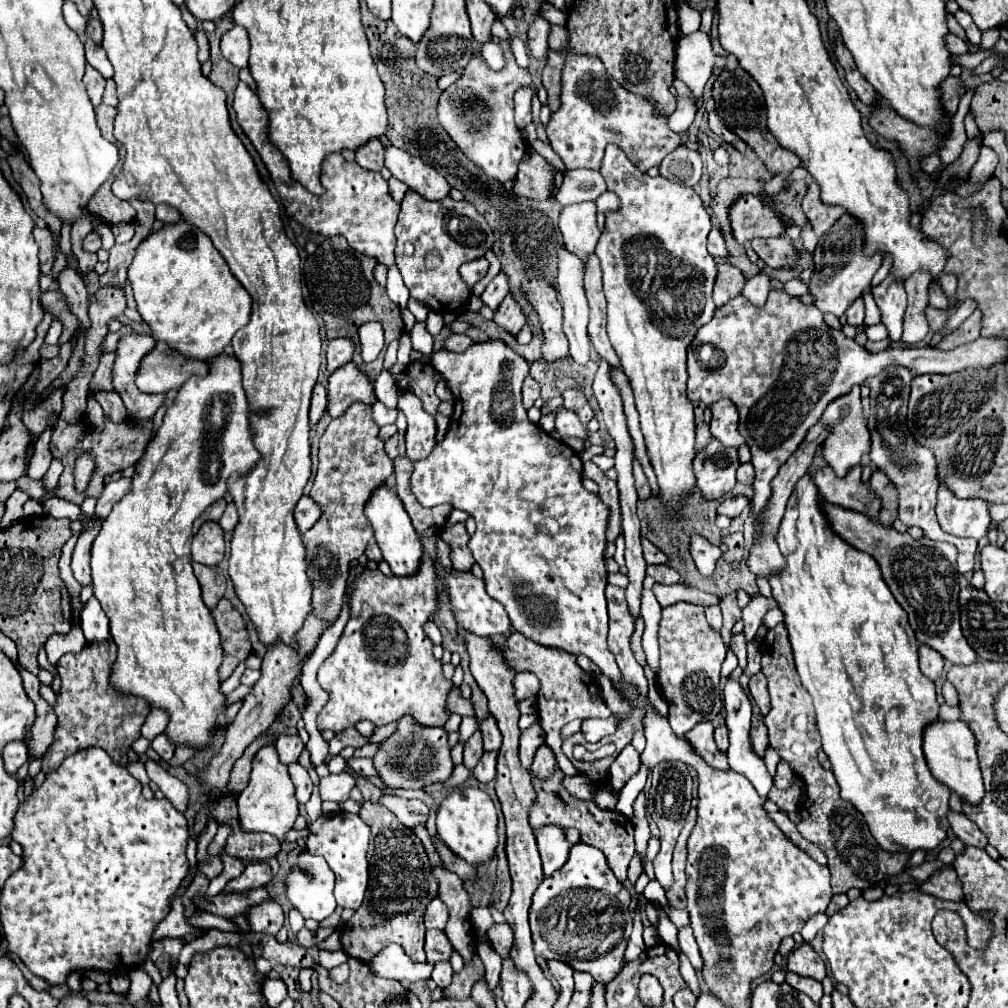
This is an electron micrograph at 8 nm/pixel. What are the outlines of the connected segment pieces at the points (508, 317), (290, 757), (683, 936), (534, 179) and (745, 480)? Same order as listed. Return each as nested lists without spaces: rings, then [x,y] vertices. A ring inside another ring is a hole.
[[[507,293],[505,299],[501,301],[501,305],[497,307],[497,311],[495,311],[495,319],[493,319],[493,321],[495,321],[497,325],[501,325],[503,329],[511,331],[513,335],[517,335],[519,329],[525,325],[527,317],[525,317],[525,313],[521,311],[519,303],[513,299],[513,295]]]
[[[279,735],[277,741],[275,741],[275,747],[277,747],[281,763],[289,765],[289,763],[293,763],[293,761],[299,759],[303,743],[301,743],[299,735]]]
[[[681,927],[679,933],[677,933],[677,939],[679,939],[679,949],[681,949],[681,953],[685,953],[685,955],[689,957],[689,961],[691,961],[691,965],[693,965],[697,971],[701,971],[703,959],[701,959],[701,955],[699,955],[695,937],[693,937],[693,933],[691,933],[691,927]]]
[[[529,149],[529,153],[531,155],[525,155],[521,161],[511,193],[517,197],[527,197],[531,201],[547,201],[553,181],[553,167],[541,155],[533,153],[533,149]]]
[[[751,462],[739,467],[739,471],[737,471],[737,481],[743,483],[743,485],[753,485],[753,481],[755,481],[755,471]]]

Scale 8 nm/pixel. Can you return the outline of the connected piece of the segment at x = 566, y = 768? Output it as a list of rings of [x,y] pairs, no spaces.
[[[511,633],[507,637],[507,643],[503,647],[503,655],[505,661],[515,669],[515,671],[533,671],[539,681],[541,681],[541,689],[537,695],[537,709],[539,709],[539,719],[541,719],[541,727],[545,731],[545,743],[553,749],[555,759],[557,759],[557,767],[573,777],[573,775],[583,775],[577,767],[573,767],[573,763],[563,755],[561,751],[561,729],[573,721],[573,719],[589,719],[589,718],[608,718],[612,715],[610,710],[605,707],[601,695],[599,695],[599,687],[595,677],[591,677],[589,673],[585,673],[577,661],[575,655],[569,655],[567,651],[561,649],[553,649],[553,647],[543,647],[527,637],[523,637],[521,633]]]

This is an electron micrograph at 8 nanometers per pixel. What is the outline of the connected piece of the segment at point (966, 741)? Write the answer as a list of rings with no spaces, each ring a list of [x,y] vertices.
[[[941,717],[935,719],[923,731],[923,753],[937,781],[945,783],[951,791],[955,791],[961,799],[965,799],[971,805],[977,805],[983,799],[985,789],[977,759],[977,739],[969,725],[965,725],[963,721],[943,721]]]

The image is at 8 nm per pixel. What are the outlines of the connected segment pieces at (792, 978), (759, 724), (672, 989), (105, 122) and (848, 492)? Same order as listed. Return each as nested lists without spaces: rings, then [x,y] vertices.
[[[787,973],[787,983],[791,987],[795,987],[797,991],[809,995],[815,1003],[821,1001],[823,997],[823,989],[821,989],[821,983],[815,981],[815,979],[809,979],[809,977],[801,977],[801,975],[795,975],[795,973]]]
[[[753,703],[753,721],[751,721],[751,741],[753,741],[753,751],[765,757],[765,751],[769,747],[769,737],[767,737],[767,727],[763,723],[763,715],[759,713],[759,707]]]
[[[653,947],[653,949],[643,953],[643,959],[631,961],[631,963],[625,965],[625,969],[629,969],[629,973],[631,973],[631,977],[629,977],[631,985],[637,985],[639,975],[643,975],[643,973],[655,975],[659,979],[663,991],[665,991],[665,995],[663,995],[665,997],[665,1005],[669,1003],[669,1007],[673,1007],[673,995],[681,987],[685,987],[685,981],[683,981],[681,973],[679,973],[679,955],[677,955],[677,951],[667,949],[667,947],[665,949]]]
[[[101,103],[101,107],[95,107],[95,115],[97,115],[97,123],[99,123],[99,129],[103,133],[105,139],[113,141],[115,143],[115,137],[113,137],[113,119],[117,117],[115,115],[115,107],[107,107]]]
[[[857,465],[851,467],[845,477],[839,477],[831,467],[823,467],[813,475],[813,483],[825,501],[859,511],[879,523],[883,501],[869,489],[867,483],[861,481],[861,471],[863,465]]]

